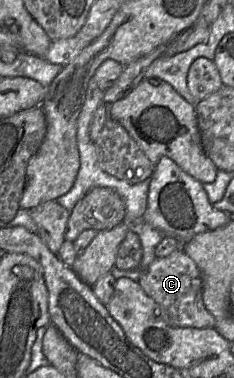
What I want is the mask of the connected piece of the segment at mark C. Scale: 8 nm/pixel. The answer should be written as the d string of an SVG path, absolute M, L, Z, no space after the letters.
M178 249L166 257L156 257L142 272L138 283L145 293L163 309L163 318L168 324L194 328L215 326L215 318L203 302L201 272L184 249Z

